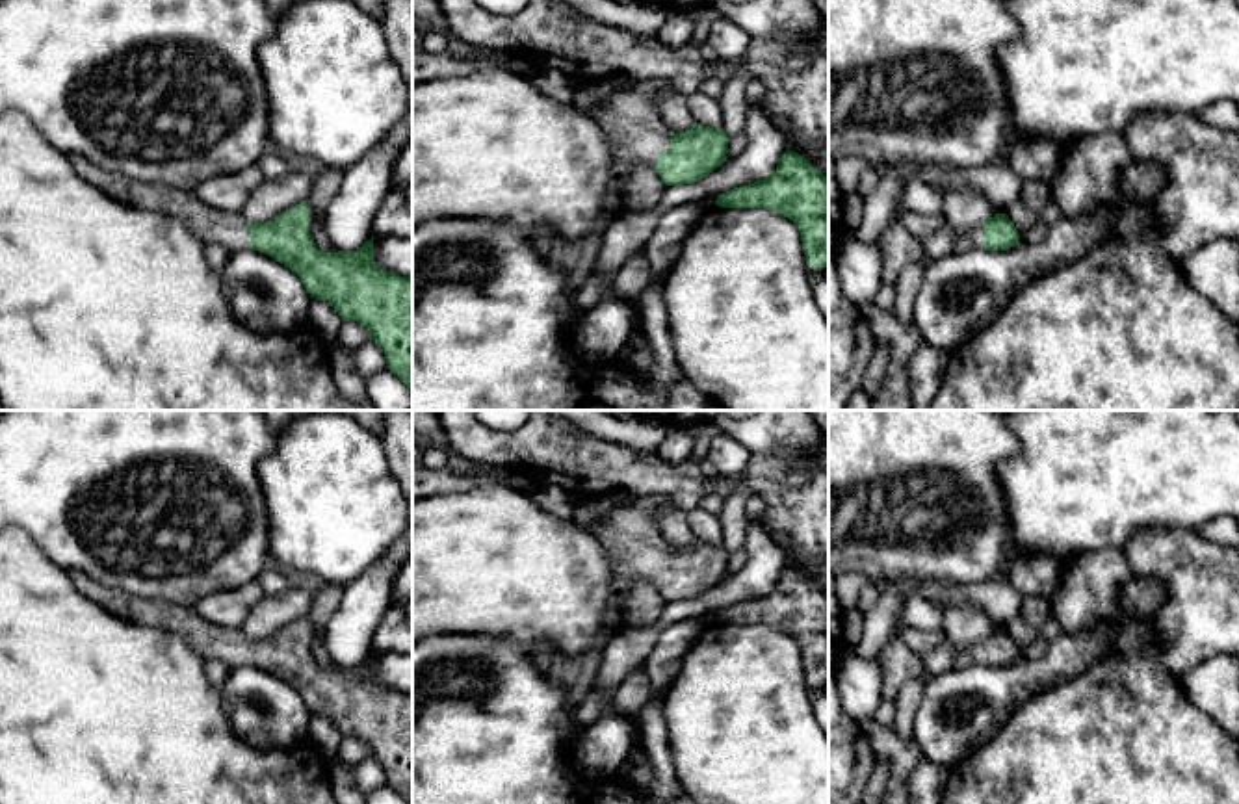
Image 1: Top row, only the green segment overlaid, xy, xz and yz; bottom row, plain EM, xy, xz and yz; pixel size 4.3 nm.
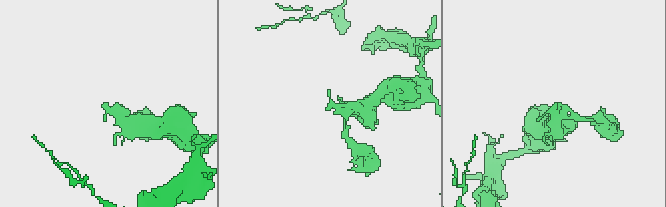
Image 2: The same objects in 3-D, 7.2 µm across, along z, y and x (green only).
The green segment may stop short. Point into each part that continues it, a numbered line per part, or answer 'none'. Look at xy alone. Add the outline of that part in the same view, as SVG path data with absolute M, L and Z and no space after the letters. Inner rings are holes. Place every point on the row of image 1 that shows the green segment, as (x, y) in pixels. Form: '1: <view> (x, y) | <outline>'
1: xy (210, 225) | M72 156L71 162L76 173L104 195L132 208L171 215L204 245L221 243L230 253L251 249L249 227L241 214L212 208L188 189L167 184L143 184L104 171L82 156Z

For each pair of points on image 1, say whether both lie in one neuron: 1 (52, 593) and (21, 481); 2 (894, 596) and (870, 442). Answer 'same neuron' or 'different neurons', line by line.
1: different neurons
2: different neurons

